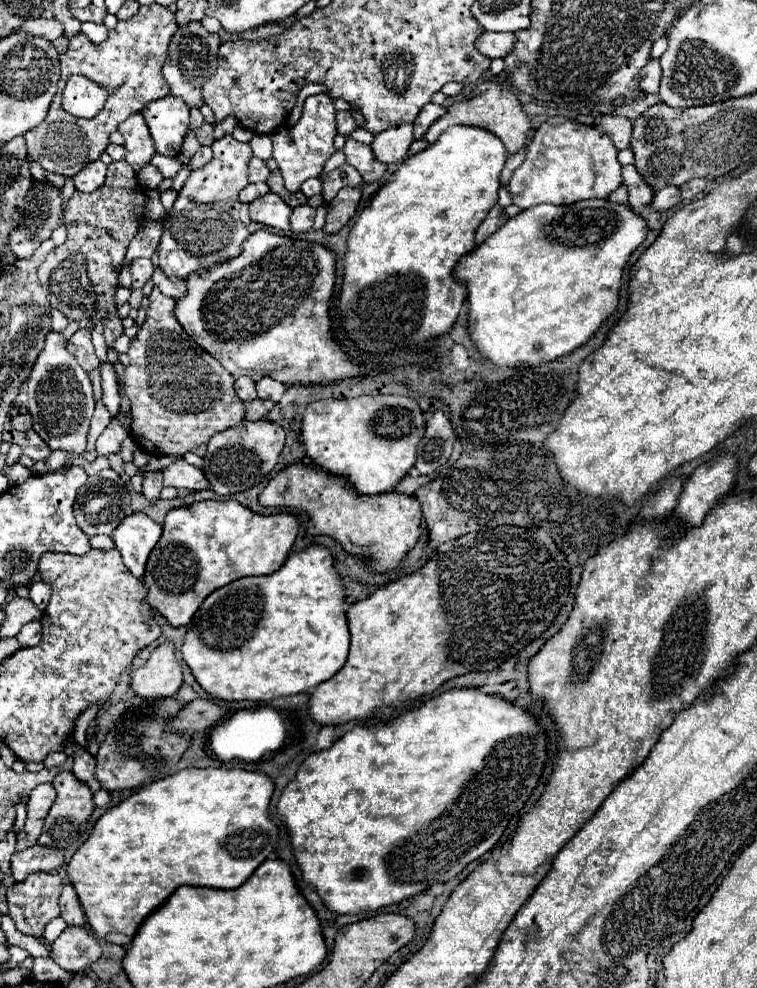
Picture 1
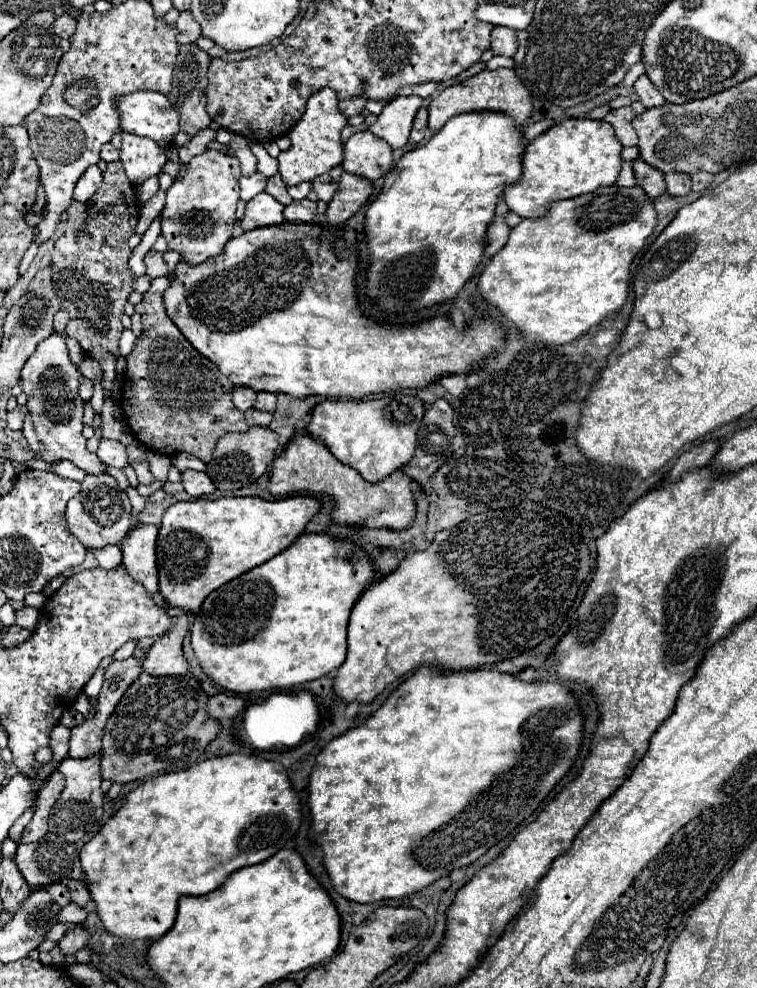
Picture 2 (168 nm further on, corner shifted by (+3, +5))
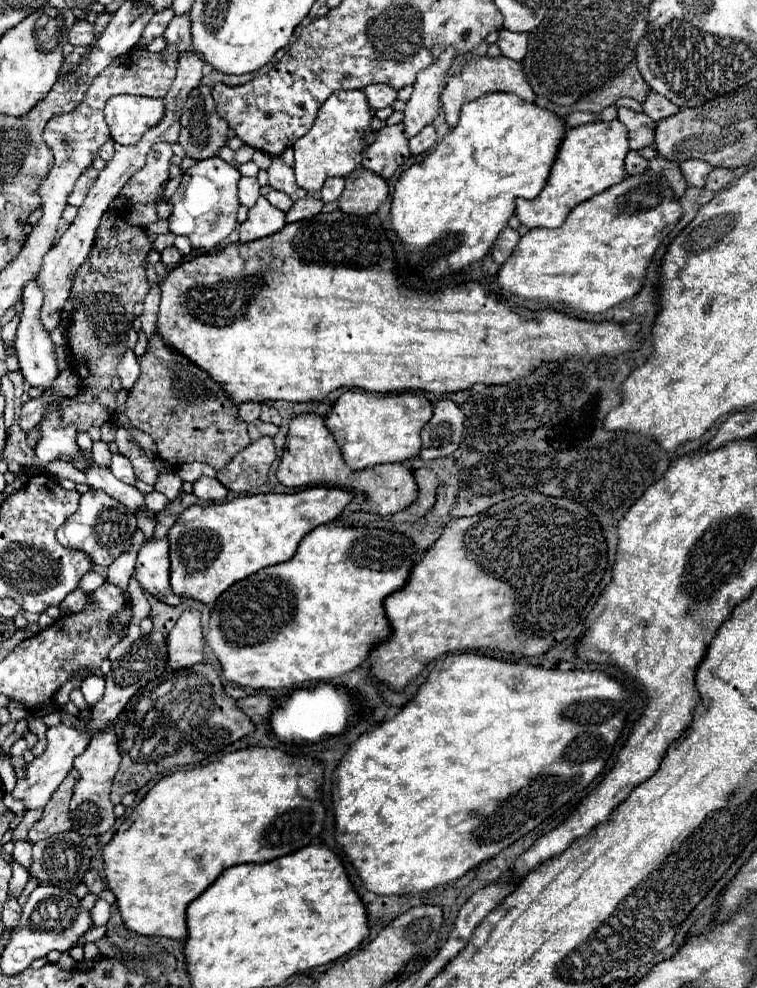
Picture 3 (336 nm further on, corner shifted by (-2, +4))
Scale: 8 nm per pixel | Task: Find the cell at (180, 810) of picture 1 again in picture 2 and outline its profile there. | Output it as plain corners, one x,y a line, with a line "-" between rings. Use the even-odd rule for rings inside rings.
244,753
212,757
184,771
146,779
124,797
122,807
80,849
84,881
106,931
124,939
164,935
174,925
180,895
210,893
234,871
262,863
278,849
290,847
302,821
298,803
280,763

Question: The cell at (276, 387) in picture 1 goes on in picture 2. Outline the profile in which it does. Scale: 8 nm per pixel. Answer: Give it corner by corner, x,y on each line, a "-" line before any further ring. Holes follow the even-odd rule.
258,393
258,401
254,405
256,409
262,409
262,411
274,411
276,409
276,393

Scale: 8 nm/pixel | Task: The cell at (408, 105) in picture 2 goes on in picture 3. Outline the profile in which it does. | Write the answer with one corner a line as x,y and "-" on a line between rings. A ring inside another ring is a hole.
447,46
443,54
425,70
419,72
415,84
413,84
413,96
407,102
405,108
405,136
413,138
419,134
425,126
429,126
435,116
439,114
439,94
443,90
445,78
449,74
449,68
457,56
457,50

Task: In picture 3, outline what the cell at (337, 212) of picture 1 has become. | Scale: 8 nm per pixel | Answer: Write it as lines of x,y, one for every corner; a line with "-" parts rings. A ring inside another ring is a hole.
361,166
355,172
351,172
345,178
345,182
345,190
339,198
339,208
345,214
373,214
389,196
389,186
385,178

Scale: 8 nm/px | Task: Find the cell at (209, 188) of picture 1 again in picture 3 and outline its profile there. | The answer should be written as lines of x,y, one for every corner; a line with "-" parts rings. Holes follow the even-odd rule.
221,158
199,160
195,166
185,170
177,192
171,196
173,214
169,216
169,226
173,234
187,236
193,248
213,250
221,244
237,226
237,182
241,174
237,168

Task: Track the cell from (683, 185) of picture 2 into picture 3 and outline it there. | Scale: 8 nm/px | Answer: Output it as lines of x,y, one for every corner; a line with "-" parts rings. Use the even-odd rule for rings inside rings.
685,160
681,162
681,170
683,170
683,176
687,180
689,186
697,186
697,188
703,188
705,182
707,182
707,176
709,172
713,170
713,166
705,160

